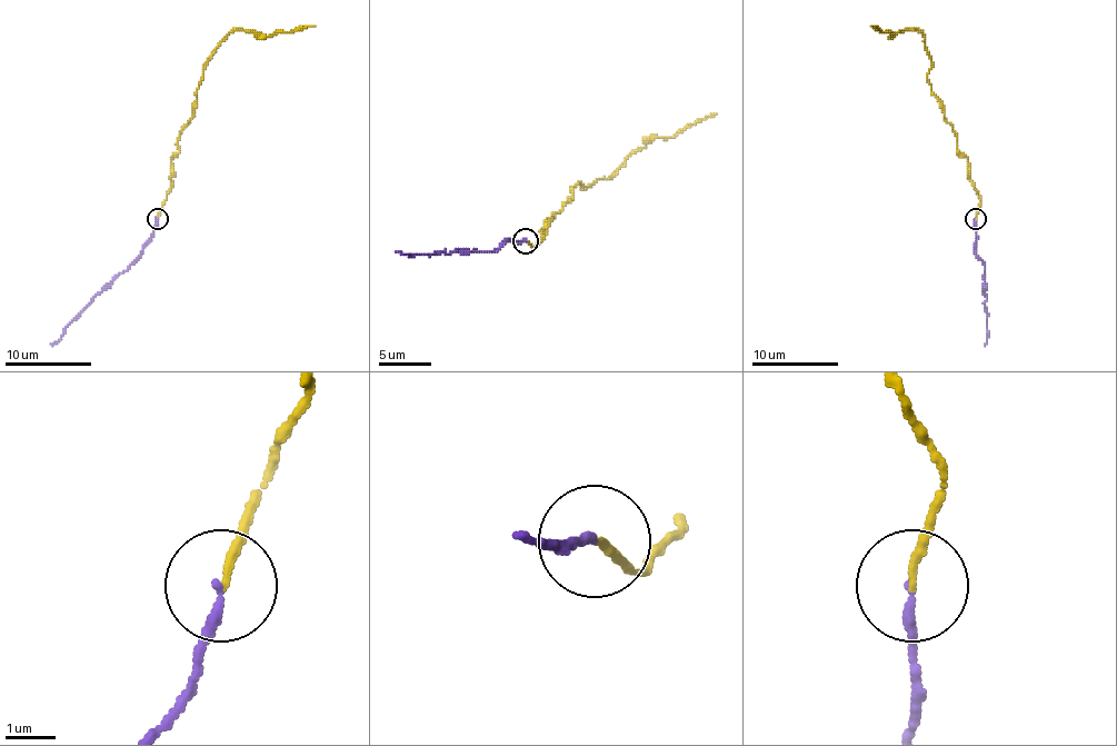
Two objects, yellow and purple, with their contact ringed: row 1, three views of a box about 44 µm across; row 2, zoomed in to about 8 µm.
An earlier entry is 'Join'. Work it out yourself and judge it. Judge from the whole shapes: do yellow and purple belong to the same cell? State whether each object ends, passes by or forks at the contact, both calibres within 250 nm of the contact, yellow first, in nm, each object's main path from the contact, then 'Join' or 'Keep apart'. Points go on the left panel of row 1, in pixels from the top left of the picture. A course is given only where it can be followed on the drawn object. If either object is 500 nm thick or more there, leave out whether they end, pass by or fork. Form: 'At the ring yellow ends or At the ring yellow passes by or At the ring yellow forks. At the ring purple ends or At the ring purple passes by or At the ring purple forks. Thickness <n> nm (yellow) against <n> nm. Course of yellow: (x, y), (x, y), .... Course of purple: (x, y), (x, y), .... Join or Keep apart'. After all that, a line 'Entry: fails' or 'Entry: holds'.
At the ring yellow ends. At the ring purple ends. Thickness 150 nm (yellow) against 190 nm. Course of yellow: (158, 219), (179, 131), (192, 116), (207, 58), (232, 30), (265, 37), (315, 26). Course of purple: (158, 219), (142, 254), (93, 298), (57, 341), (50, 344). Join
Entry: holds

